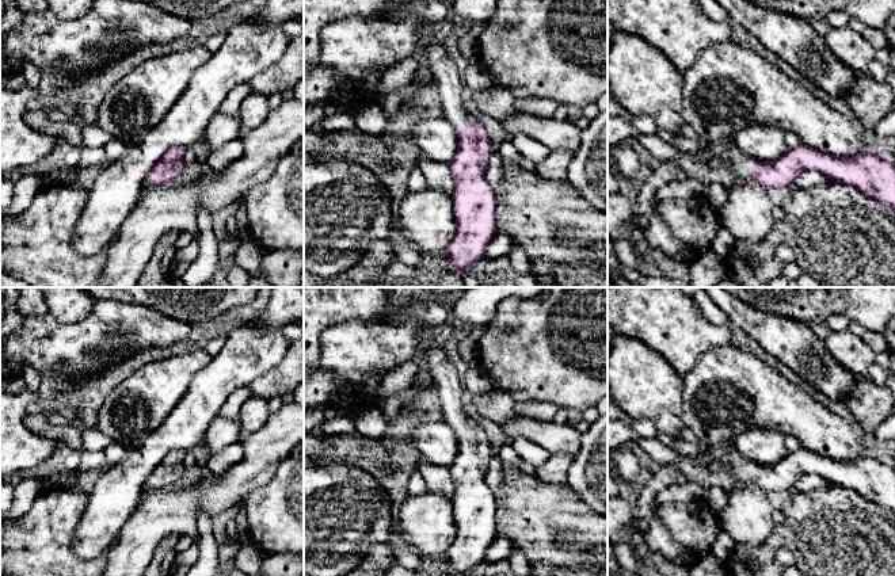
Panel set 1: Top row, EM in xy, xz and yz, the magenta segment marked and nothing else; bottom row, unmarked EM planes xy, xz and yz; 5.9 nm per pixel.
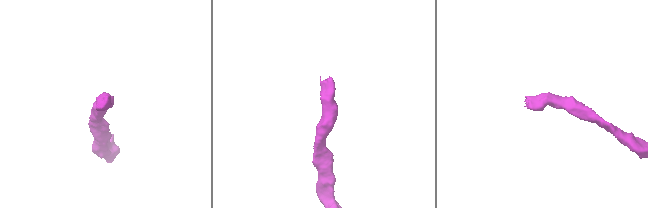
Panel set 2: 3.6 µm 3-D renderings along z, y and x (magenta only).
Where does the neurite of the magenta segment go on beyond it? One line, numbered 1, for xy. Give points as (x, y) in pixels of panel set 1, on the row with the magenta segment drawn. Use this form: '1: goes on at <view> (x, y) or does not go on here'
1: does not go on here

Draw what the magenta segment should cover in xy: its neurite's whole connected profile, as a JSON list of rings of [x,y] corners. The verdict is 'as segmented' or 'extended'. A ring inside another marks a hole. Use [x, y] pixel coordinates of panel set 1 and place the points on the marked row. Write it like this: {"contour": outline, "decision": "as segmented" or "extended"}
{"contour": [[[172,146],[161,159],[153,165],[145,179],[148,186],[174,184],[184,169],[184,146]]], "decision": "as segmented"}

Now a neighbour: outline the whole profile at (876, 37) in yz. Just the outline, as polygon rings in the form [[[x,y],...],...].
[[[856,18],[849,20],[848,27],[862,35],[875,50],[887,49],[888,42],[883,28],[873,28]]]

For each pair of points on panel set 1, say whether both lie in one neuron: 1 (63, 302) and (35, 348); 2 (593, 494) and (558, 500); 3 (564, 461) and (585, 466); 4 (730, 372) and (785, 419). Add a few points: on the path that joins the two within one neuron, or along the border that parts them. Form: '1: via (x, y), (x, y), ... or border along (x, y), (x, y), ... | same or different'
1: border along (49, 312), (64, 323), (79, 323), (86, 317) | different
2: border along (564, 483), (593, 510) | different
3: border along (575, 456), (564, 481) | different
4: via (743, 385), (772, 405) | same

